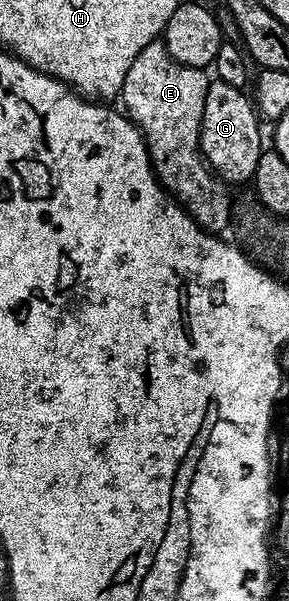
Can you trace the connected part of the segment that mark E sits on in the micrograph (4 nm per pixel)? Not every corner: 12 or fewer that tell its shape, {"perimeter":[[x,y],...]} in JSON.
{"perimeter":[[160,39],[119,97],[153,173],[206,232],[234,197],[201,154],[206,69]]}

